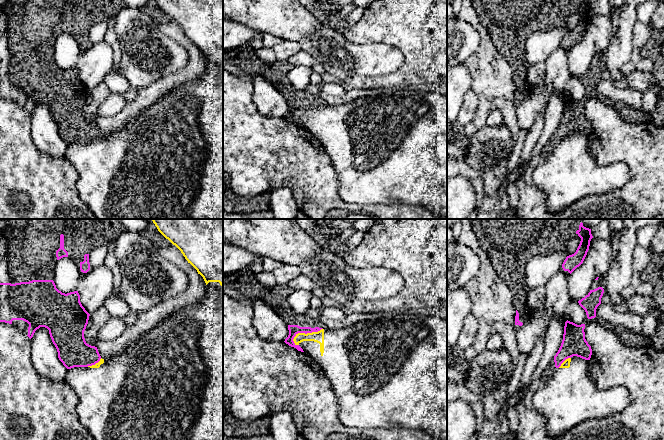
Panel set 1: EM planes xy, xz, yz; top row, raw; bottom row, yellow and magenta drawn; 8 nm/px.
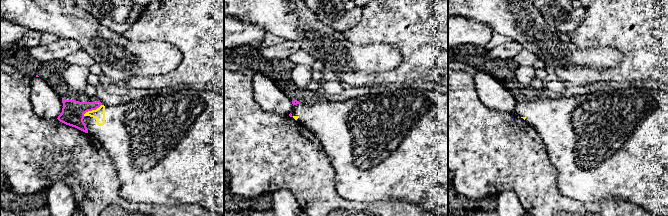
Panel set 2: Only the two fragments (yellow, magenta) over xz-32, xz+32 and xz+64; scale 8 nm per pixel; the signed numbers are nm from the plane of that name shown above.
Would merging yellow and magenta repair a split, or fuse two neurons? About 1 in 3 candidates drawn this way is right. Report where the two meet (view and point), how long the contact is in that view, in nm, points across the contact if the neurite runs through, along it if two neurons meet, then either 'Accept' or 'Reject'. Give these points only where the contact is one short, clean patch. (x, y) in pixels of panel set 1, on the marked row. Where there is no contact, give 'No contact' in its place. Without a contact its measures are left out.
Touches yellow at xz (307, 333). Shared border 260 nm. Boundary: xz (322, 328), (317, 331), (298, 333), (292, 340). Reject

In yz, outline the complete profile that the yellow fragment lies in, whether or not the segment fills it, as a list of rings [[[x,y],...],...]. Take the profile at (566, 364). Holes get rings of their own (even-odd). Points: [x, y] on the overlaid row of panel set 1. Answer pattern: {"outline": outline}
{"outline": [[[566,359],[532,398],[532,409],[546,418],[547,435],[558,437],[593,418],[624,410],[630,402],[625,387],[599,389],[591,378],[589,360]]]}

